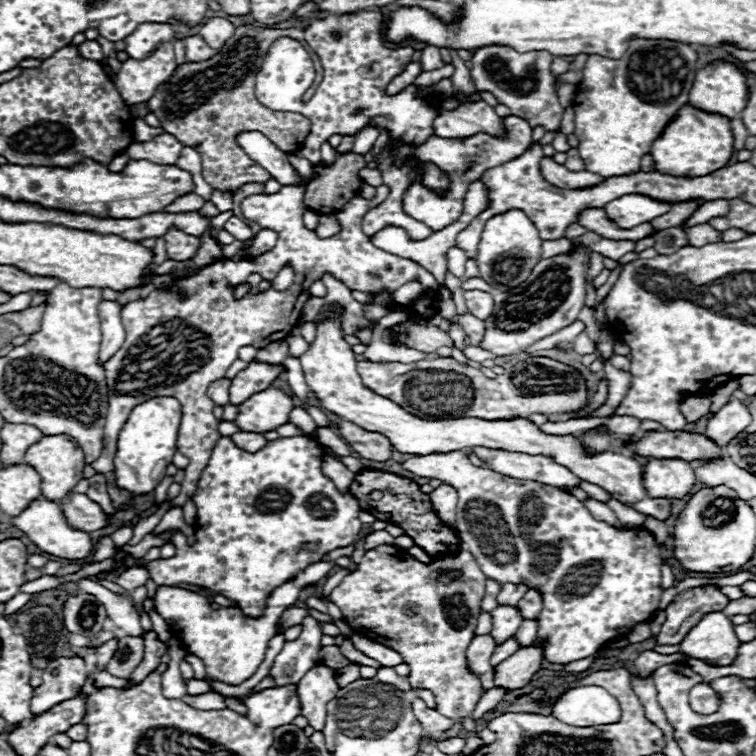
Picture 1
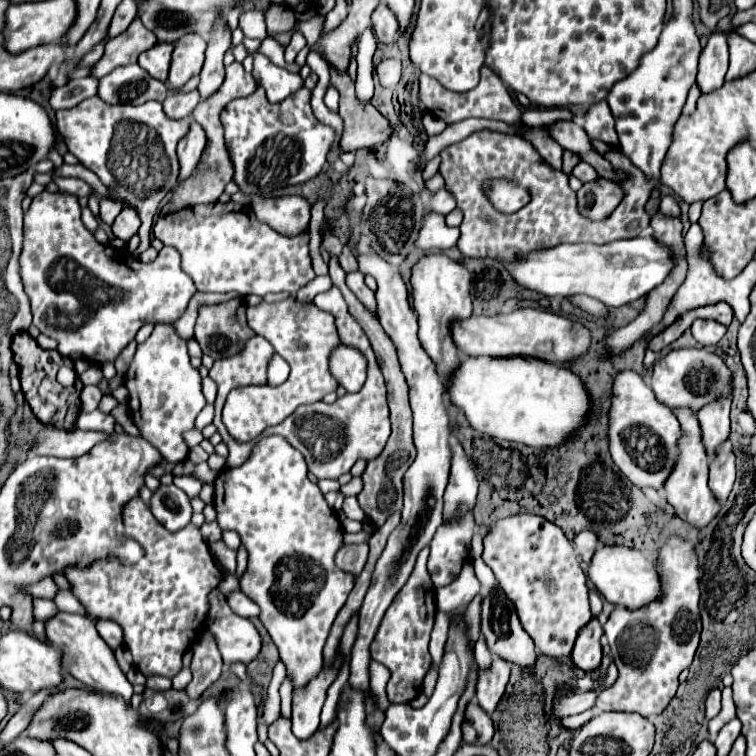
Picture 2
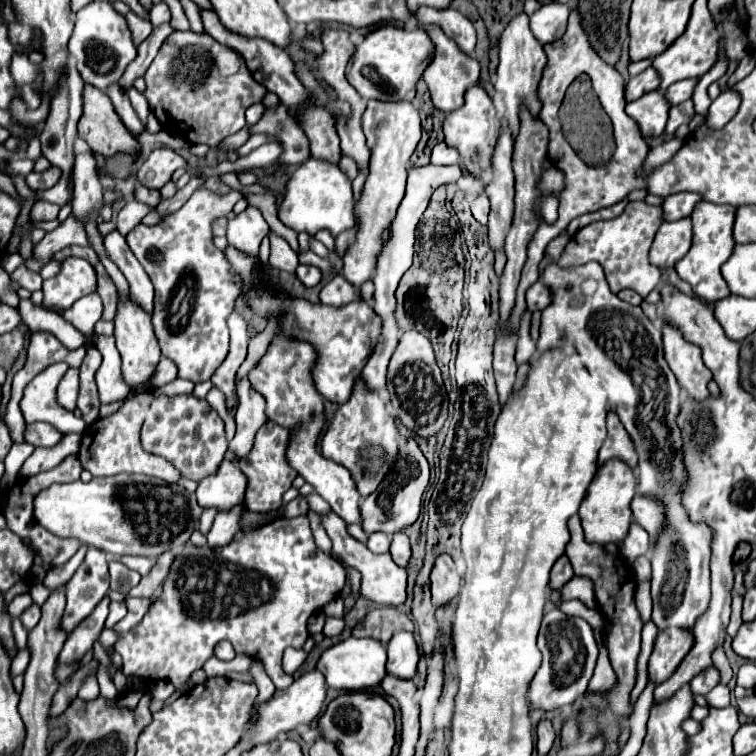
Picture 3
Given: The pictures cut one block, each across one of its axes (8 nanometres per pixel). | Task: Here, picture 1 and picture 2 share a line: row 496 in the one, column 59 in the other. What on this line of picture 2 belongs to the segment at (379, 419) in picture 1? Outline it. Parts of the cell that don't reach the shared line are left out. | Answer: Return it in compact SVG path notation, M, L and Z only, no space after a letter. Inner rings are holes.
M60 612L56 618L46 622L46 634L48 634L48 642L62 652L62 668L66 668L68 674L72 674L82 684L94 688L96 692L122 696L124 702L130 706L132 684L128 682L126 674L120 670L112 648L96 632L96 624L92 620L78 614Z

